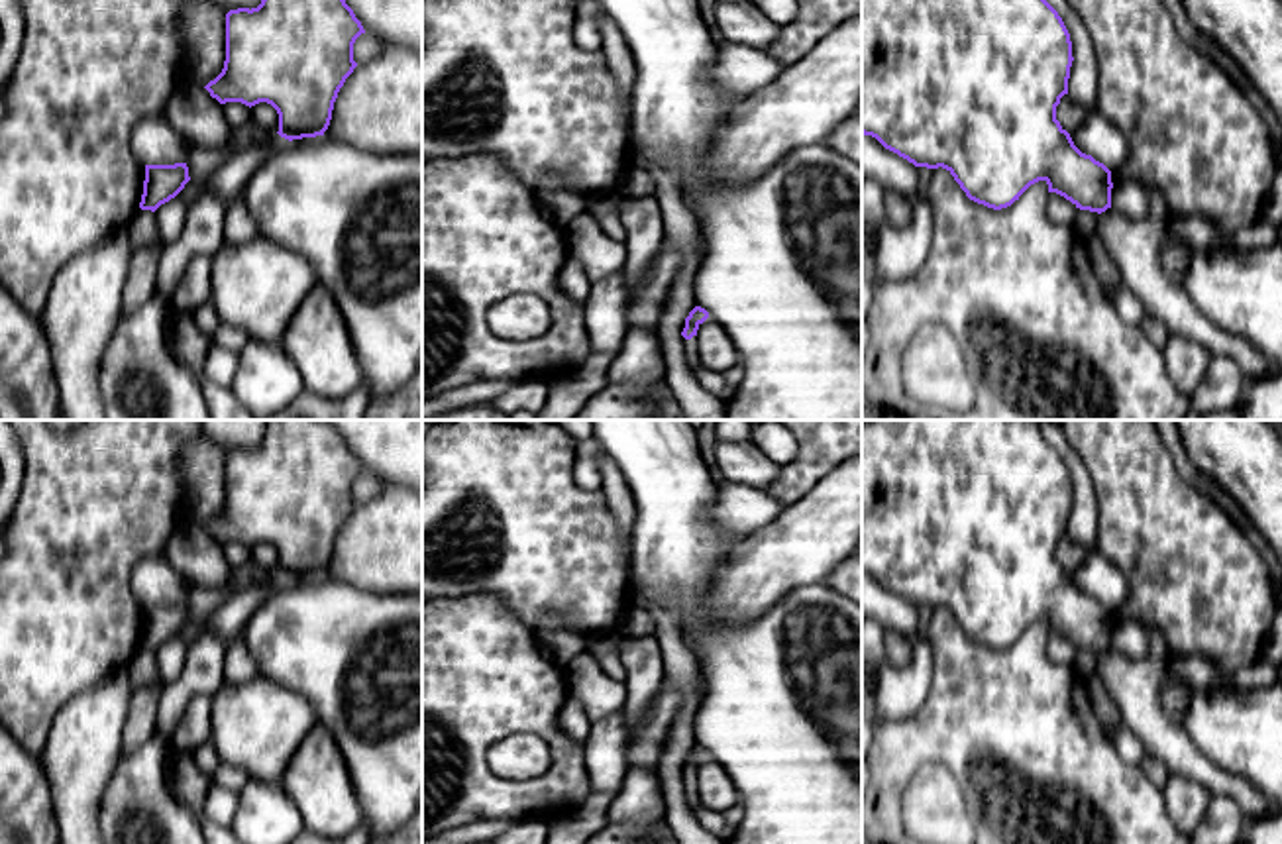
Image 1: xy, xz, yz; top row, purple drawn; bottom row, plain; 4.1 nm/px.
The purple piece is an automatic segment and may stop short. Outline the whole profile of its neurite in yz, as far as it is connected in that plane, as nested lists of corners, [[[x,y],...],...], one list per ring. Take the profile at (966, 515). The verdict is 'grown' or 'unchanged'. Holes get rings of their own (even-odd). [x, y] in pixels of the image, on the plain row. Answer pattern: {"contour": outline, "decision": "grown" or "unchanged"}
{"contour": [[[862,420],[862,573],[876,577],[885,589],[915,607],[946,608],[966,636],[993,650],[1011,646],[1035,622],[1044,620],[1080,650],[1105,652],[1111,648],[1111,610],[1082,593],[1056,559],[1056,546],[1068,534],[1072,506],[1070,473],[1058,451],[1044,440],[1041,420]]], "decision": "unchanged"}

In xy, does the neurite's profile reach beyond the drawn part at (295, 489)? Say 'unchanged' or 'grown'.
unchanged

